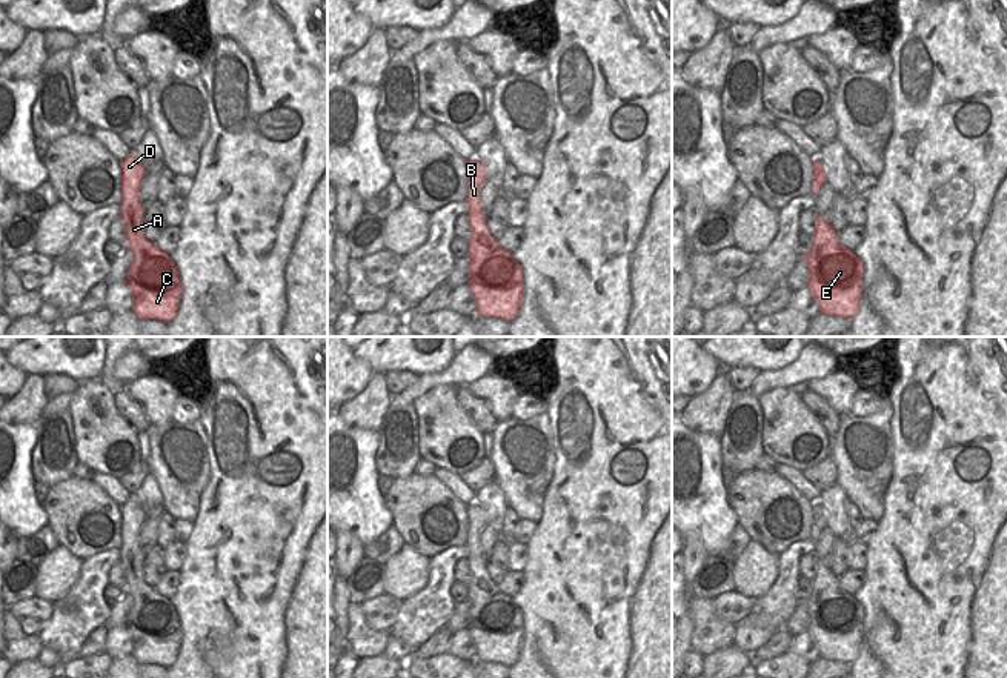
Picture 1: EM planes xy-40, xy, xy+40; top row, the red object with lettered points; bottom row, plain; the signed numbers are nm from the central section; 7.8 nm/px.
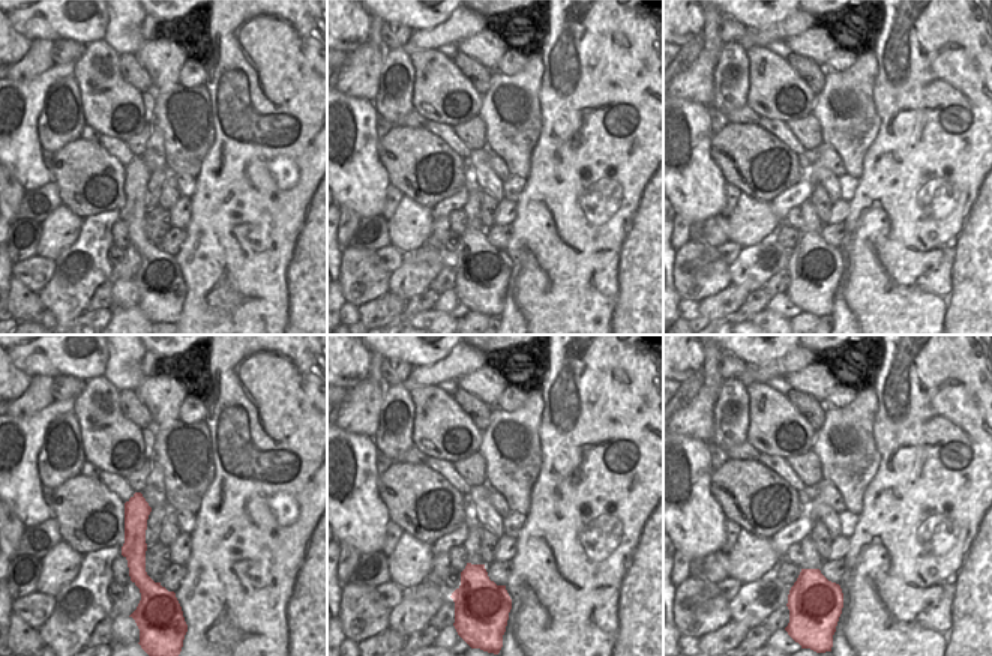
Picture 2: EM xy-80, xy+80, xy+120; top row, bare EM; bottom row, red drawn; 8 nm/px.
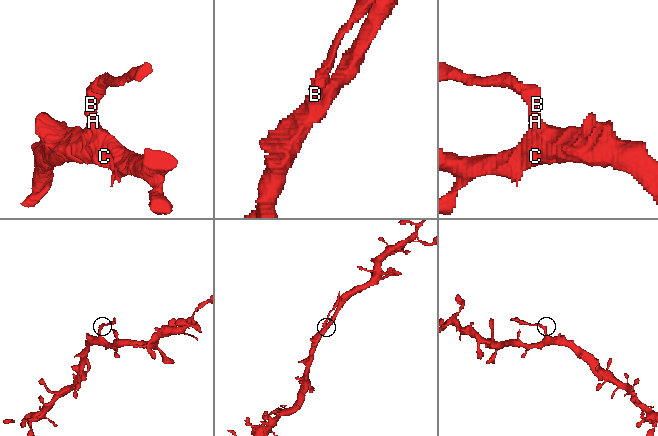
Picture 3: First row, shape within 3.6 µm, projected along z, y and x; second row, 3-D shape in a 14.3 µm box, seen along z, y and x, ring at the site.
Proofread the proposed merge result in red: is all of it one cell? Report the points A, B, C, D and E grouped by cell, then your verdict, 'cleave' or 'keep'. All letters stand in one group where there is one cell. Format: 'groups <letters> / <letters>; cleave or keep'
groups A C E / B D; cleave

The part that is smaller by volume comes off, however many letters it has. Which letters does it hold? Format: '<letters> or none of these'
B, D

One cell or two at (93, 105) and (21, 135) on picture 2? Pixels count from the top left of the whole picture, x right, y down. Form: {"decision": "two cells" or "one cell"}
{"decision": "two cells"}

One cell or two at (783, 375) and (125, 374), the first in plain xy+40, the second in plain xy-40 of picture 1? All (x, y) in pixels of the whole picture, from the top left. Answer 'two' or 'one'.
one

